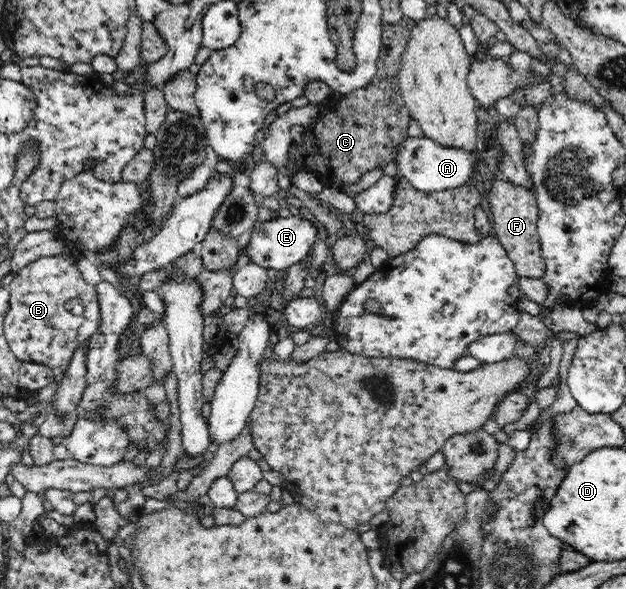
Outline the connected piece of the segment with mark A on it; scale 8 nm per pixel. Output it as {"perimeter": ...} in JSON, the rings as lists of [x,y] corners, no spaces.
{"perimeter":[[[408,137],[397,147],[398,176],[405,177],[415,189],[425,192],[451,191],[467,185],[478,162],[476,149],[465,152],[461,148],[443,147],[427,137]]]}

